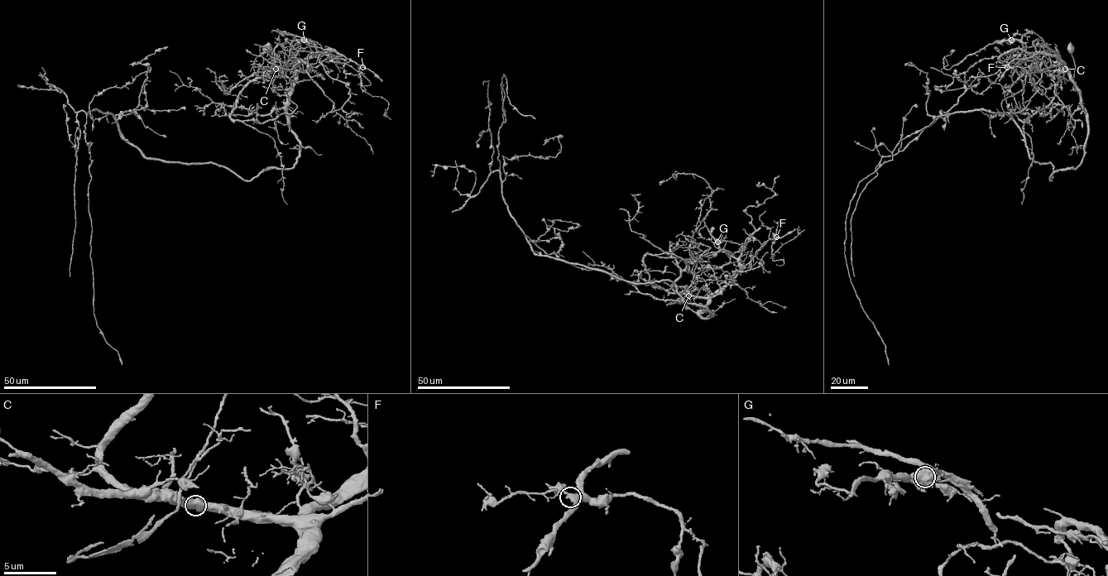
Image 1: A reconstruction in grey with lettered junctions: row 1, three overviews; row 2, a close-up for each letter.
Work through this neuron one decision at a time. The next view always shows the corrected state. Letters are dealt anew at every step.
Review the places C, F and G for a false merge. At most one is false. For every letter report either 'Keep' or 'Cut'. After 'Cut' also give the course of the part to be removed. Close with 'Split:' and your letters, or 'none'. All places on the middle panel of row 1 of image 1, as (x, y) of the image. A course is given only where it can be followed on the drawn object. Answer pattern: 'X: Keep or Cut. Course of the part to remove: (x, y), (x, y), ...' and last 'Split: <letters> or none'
C: Keep
F: Keep
G: Cut. Course of the part to remove: (717, 242), (714, 246), (730, 261), (707, 270), (694, 260), (686, 295), (666, 304), (683, 300)
Split: G

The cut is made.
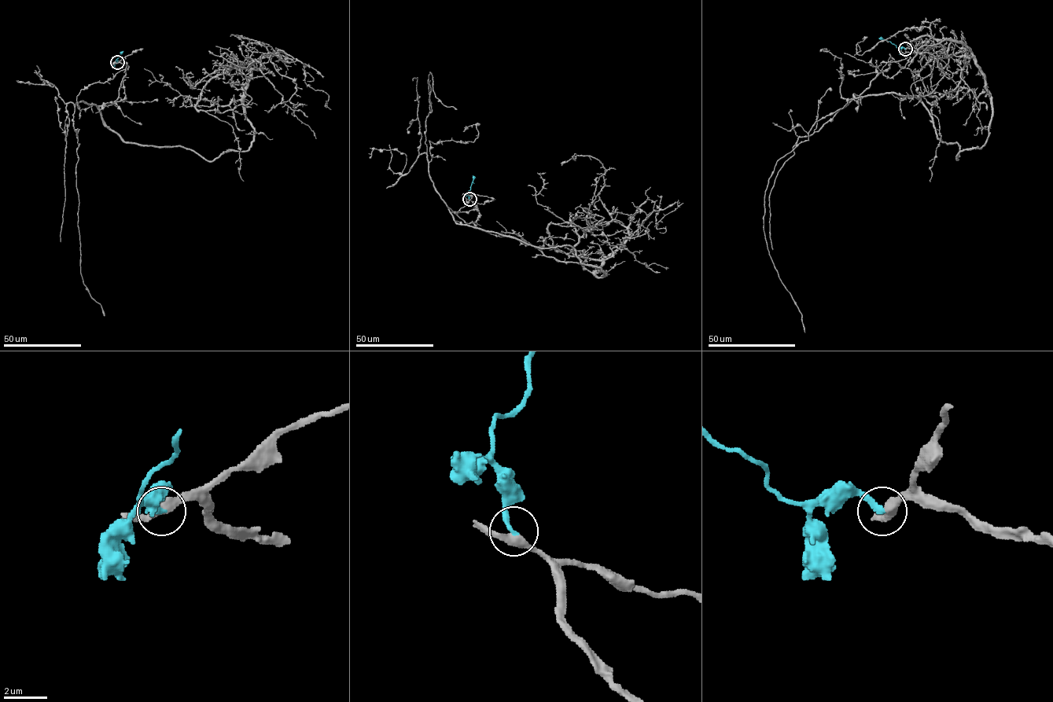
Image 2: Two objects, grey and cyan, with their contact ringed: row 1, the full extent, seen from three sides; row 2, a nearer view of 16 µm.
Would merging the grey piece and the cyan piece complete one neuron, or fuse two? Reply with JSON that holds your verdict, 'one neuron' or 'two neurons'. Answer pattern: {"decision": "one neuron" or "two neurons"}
{"decision": "one neuron"}

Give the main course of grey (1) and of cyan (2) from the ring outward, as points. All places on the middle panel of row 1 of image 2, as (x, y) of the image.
1: (469, 200), (480, 215), (456, 222), (571, 245), (603, 276), (547, 229), (604, 218), (590, 215)
2: (469, 200), (468, 192), (473, 181), (472, 176)

